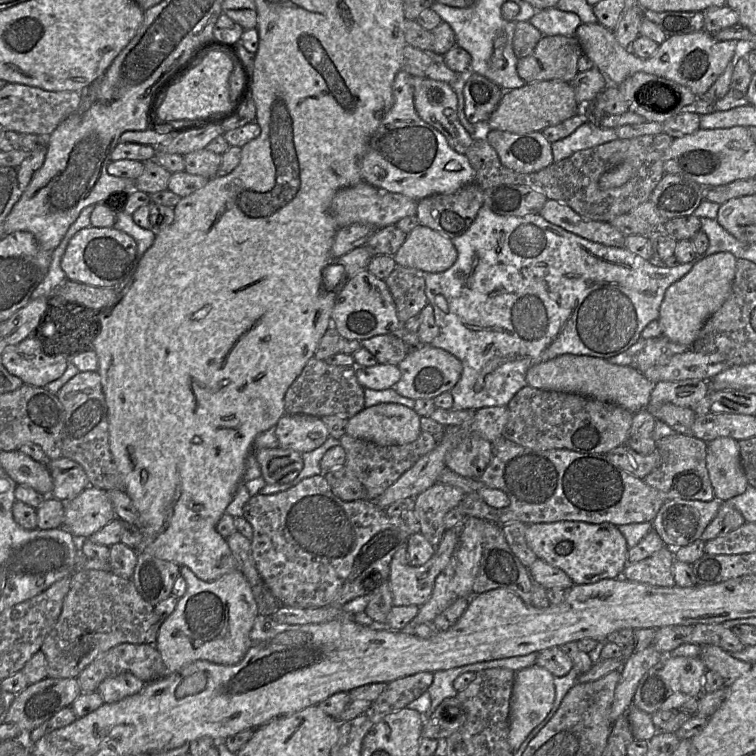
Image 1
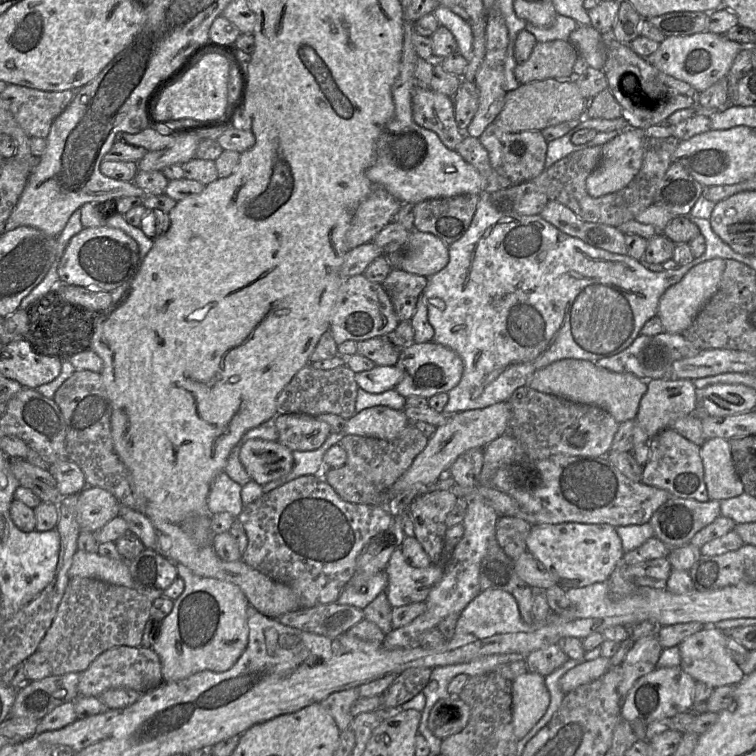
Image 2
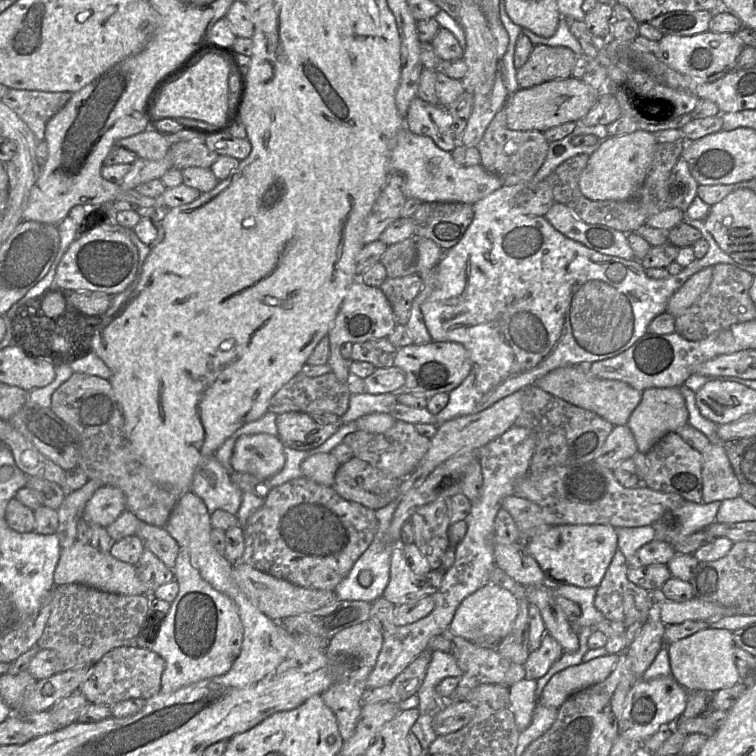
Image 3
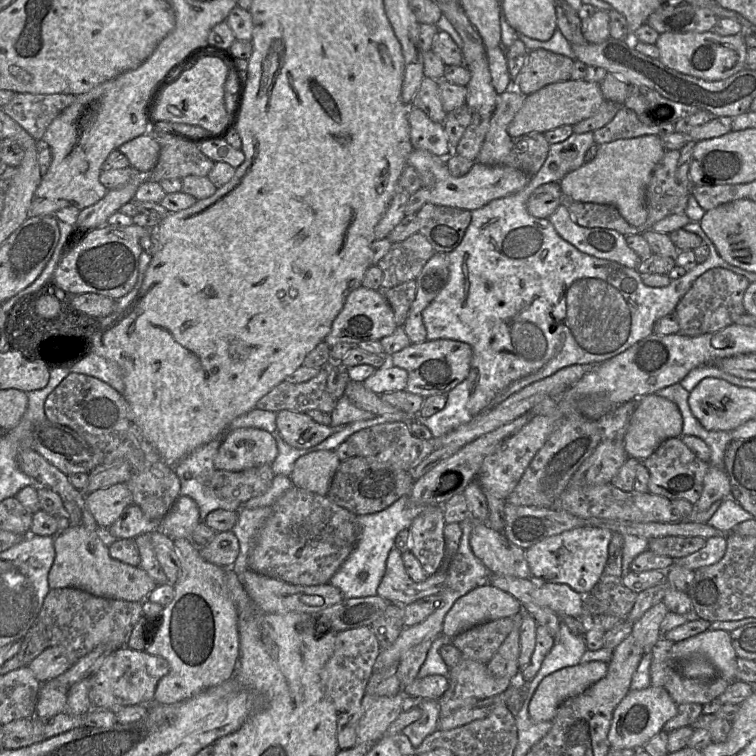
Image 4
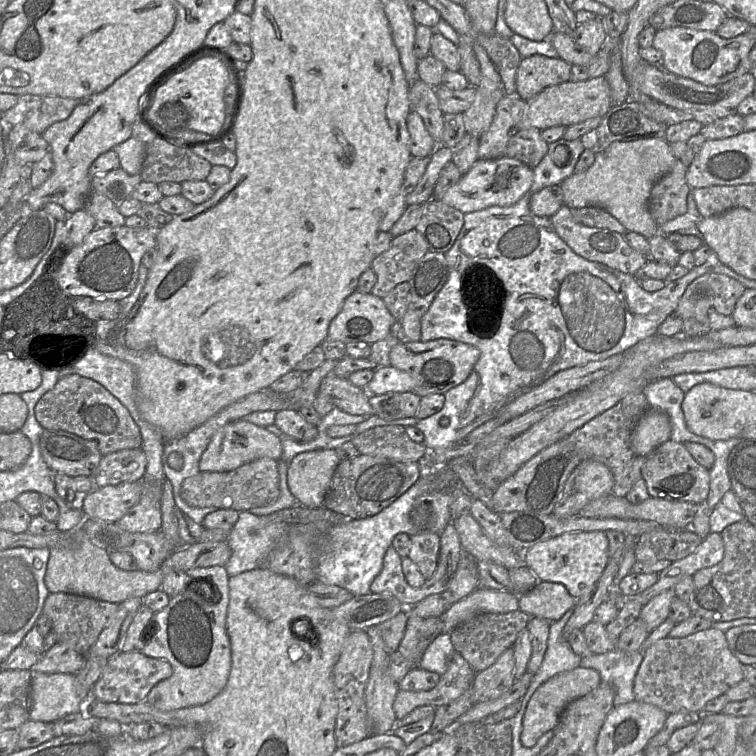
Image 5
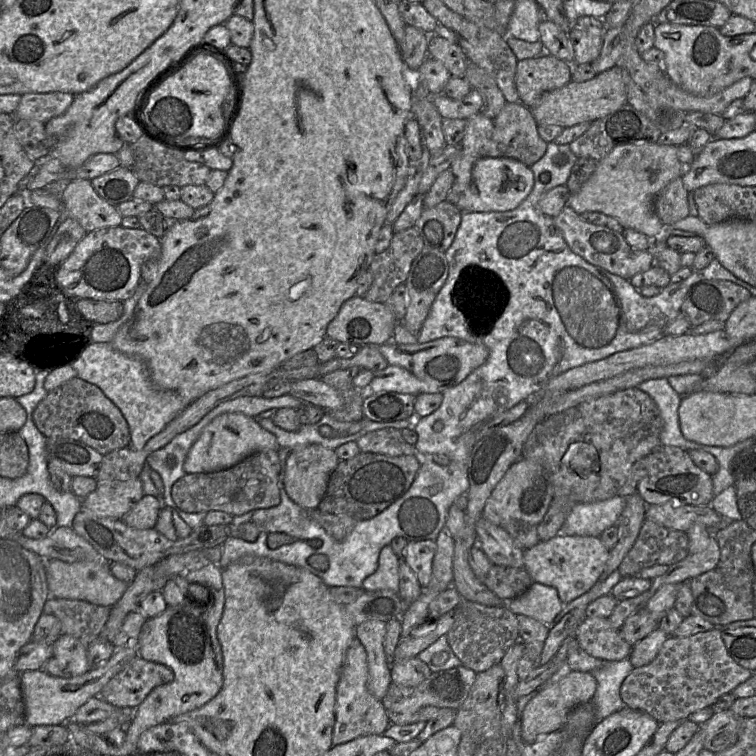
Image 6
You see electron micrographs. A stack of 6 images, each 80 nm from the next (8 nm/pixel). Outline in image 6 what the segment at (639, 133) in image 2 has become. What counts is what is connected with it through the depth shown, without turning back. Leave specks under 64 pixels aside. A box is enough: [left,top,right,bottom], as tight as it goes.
[567,142,684,237]

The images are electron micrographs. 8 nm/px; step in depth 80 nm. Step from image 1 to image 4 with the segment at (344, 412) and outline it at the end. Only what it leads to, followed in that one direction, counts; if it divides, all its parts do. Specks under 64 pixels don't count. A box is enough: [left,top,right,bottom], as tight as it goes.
[255,366,338,413]

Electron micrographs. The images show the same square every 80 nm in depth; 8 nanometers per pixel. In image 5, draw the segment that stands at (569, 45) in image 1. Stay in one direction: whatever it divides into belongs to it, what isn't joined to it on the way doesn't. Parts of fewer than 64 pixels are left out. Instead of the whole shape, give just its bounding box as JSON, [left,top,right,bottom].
[515,55,571,102]

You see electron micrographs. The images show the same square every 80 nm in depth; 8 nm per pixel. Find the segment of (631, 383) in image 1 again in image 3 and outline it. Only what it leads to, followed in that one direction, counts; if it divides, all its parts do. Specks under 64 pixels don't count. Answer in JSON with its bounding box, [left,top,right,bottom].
[534,365,642,426]

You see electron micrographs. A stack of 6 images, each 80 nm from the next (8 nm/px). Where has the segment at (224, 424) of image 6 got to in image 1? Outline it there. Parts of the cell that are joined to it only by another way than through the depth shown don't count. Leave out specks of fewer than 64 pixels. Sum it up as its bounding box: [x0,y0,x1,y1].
[253,446,304,484]

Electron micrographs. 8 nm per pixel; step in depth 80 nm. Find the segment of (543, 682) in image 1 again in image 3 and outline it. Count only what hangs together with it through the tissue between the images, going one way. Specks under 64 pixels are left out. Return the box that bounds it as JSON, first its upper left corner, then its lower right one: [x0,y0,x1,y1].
[509,679,537,731]

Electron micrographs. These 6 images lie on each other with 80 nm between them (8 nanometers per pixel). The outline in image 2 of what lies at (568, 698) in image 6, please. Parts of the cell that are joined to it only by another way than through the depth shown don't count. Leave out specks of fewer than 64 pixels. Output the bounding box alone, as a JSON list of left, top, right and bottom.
[560,656,611,694]

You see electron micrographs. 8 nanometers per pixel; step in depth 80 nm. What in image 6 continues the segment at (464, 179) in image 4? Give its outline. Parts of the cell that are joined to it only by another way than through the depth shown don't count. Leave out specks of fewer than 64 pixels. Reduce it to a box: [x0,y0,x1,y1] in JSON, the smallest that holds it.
[456,157,533,213]

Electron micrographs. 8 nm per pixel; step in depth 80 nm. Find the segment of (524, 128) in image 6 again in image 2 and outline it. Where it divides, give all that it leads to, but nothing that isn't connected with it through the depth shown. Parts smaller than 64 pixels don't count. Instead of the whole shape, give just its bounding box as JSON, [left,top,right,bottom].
[479,123,547,184]

